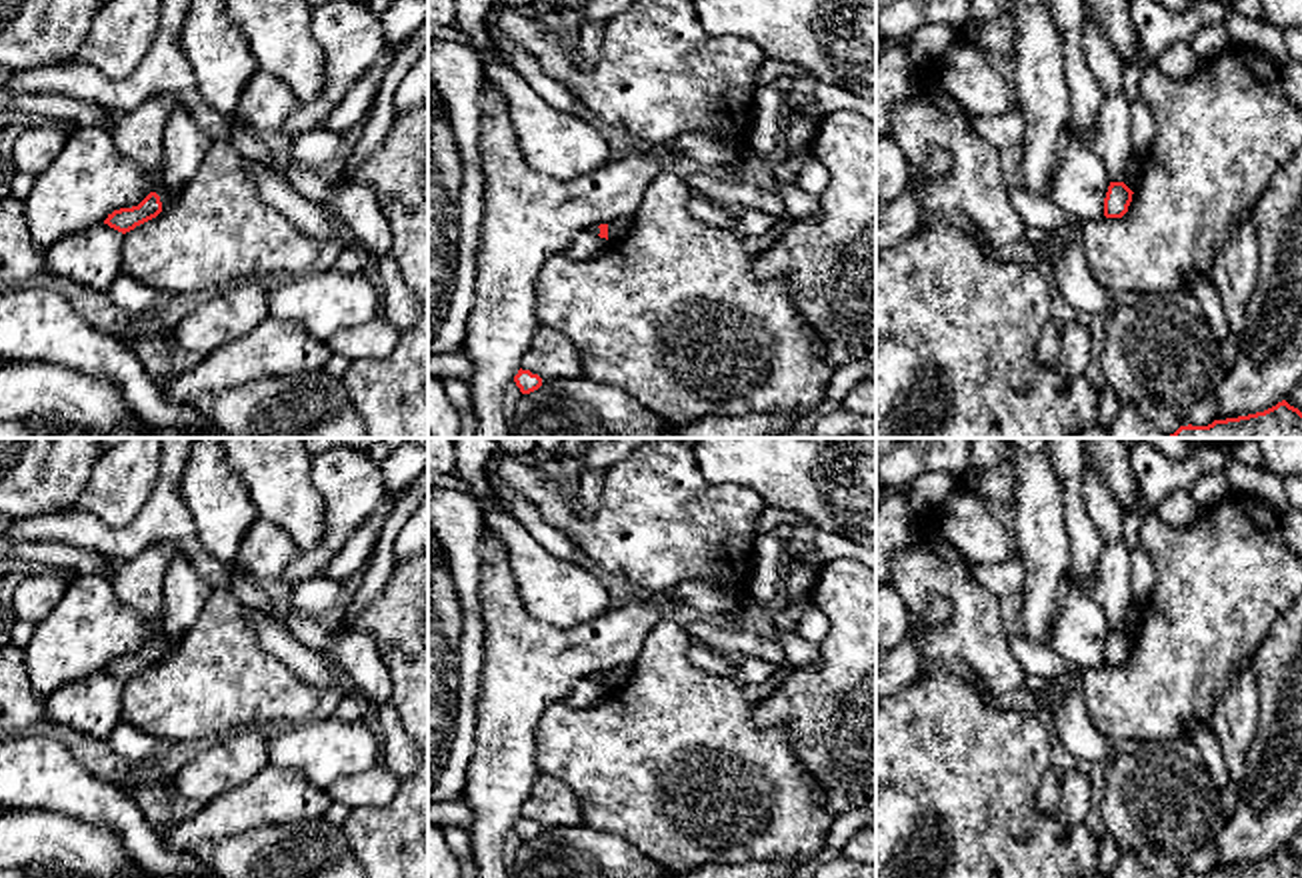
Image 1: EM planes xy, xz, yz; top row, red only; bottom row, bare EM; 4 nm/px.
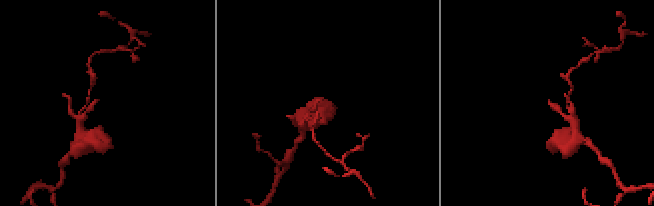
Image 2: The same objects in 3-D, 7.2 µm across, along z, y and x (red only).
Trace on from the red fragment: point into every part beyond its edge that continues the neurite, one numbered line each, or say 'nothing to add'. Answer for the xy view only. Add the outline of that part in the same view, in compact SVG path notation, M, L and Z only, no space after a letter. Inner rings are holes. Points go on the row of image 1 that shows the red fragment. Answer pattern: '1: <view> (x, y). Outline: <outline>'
nothing to add

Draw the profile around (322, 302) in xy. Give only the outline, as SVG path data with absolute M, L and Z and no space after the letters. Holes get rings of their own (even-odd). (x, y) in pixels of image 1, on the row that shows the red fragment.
M310 270L270 286L270 316L298 324L320 342L382 314L374 278L338 270Z

